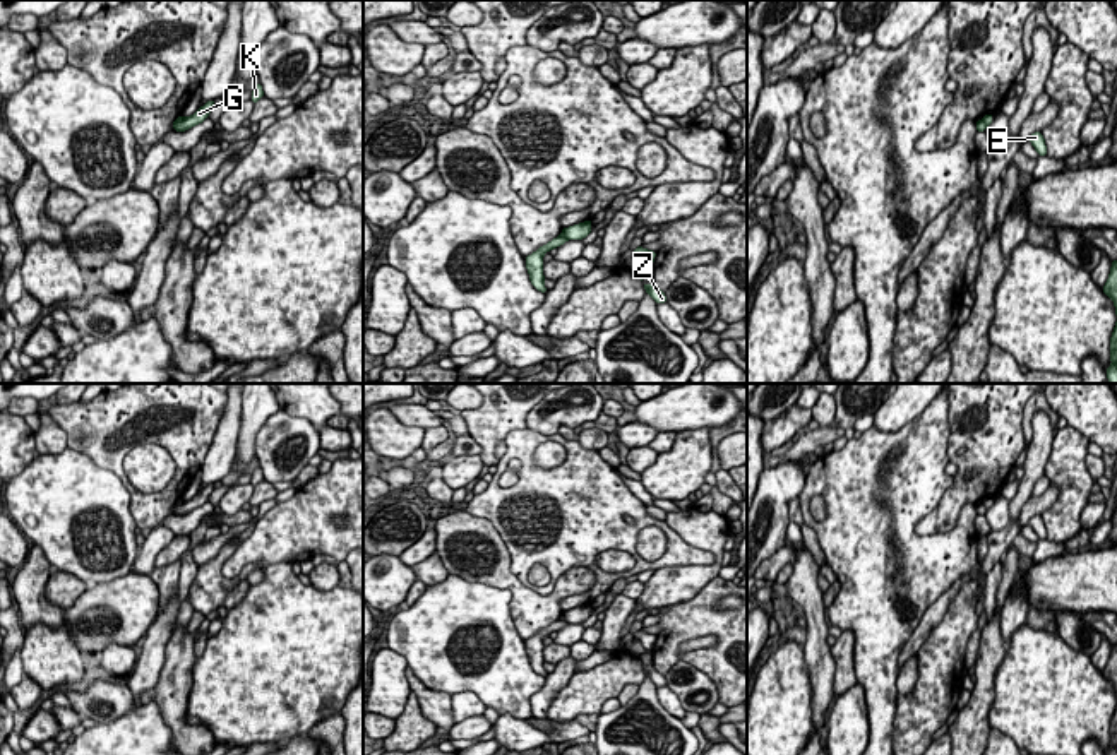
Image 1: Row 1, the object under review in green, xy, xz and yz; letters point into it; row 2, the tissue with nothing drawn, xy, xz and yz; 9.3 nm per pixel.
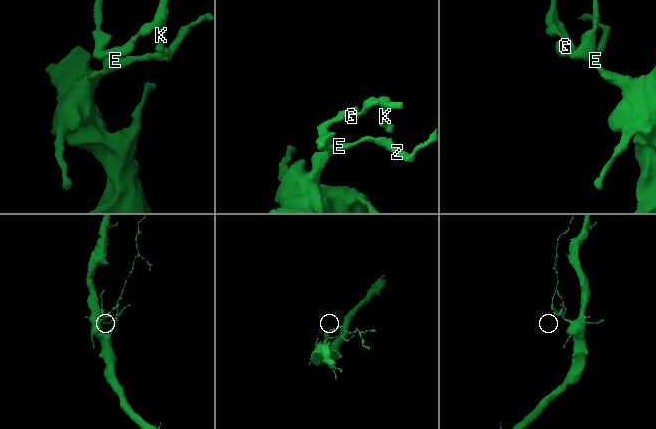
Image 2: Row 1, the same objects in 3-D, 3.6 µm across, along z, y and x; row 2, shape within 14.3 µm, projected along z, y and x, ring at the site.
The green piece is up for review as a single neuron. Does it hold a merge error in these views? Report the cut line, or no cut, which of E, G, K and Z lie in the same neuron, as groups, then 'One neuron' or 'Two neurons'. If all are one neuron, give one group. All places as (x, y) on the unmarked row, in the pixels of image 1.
Split along xz (561, 618), (566, 624). Groups: E Z / G K. Two neurons

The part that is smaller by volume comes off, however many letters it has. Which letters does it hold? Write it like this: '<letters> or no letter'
G, K

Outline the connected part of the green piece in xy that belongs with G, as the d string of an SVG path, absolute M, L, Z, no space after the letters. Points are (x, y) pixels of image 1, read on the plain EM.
M214 483L207 485L204 490L200 490L192 500L183 502L182 505L178 505L175 508L176 515L185 515L188 512L192 512L194 508L202 507L206 502L209 502L209 495L214 490Z

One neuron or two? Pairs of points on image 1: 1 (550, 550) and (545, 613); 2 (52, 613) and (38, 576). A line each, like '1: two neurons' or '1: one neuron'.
1: two neurons
2: one neuron

